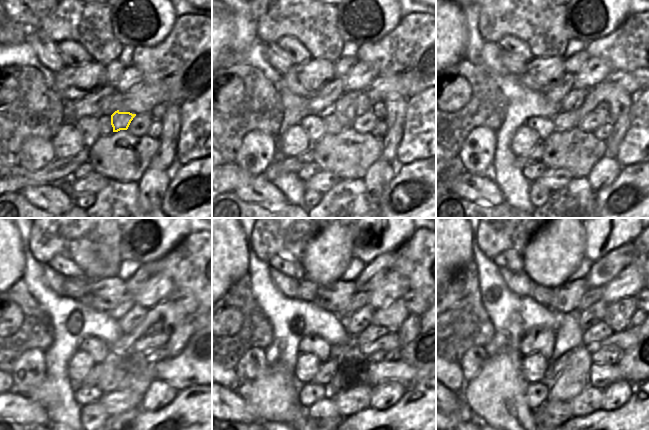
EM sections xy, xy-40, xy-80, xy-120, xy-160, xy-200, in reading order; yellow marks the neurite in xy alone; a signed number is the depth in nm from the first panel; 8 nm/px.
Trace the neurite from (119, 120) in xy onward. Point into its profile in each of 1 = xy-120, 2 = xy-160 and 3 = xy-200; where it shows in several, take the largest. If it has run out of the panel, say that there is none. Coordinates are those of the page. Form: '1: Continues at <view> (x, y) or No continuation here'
1: Continues at xy-120 (127, 323)
2: Continues at xy-160 (357, 322)
3: Continues at xy-200 (590, 316).

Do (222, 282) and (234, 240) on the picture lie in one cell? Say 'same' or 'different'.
same

